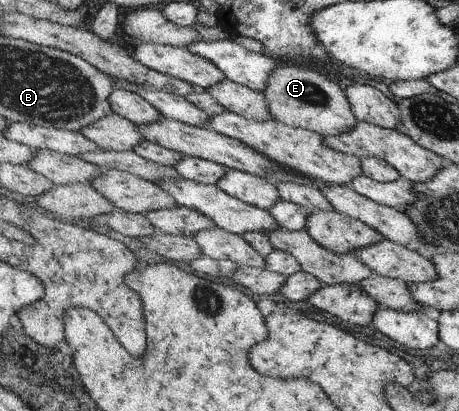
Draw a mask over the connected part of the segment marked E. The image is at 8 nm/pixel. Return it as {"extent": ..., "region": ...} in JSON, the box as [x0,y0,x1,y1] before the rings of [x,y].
{"extent":[262,65,358,137],"region":[[[306,65],[280,66],[273,71],[268,86],[262,91],[269,100],[269,111],[274,120],[316,131],[326,137],[336,137],[355,128],[358,122],[346,91],[328,76]]]}

